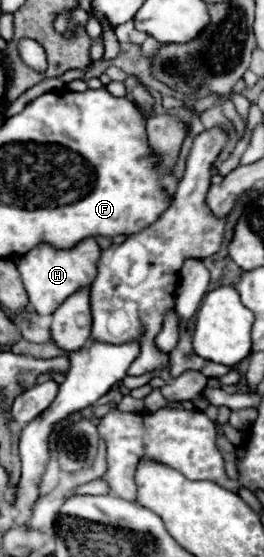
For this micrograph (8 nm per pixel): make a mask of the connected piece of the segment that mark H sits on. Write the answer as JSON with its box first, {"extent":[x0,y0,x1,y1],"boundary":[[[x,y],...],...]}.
{"extent":[18,238,100,314],"boundary":[[[94,238],[82,240],[72,250],[56,250],[48,244],[38,244],[36,248],[32,248],[28,254],[20,258],[20,264],[18,264],[32,308],[38,314],[54,314],[56,306],[60,306],[76,290],[90,288],[96,278],[98,260],[100,260],[100,248]]]}

